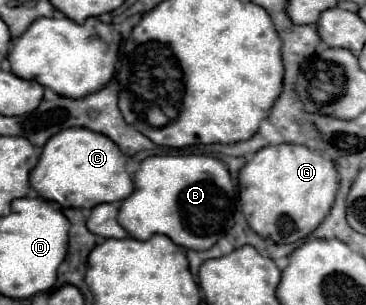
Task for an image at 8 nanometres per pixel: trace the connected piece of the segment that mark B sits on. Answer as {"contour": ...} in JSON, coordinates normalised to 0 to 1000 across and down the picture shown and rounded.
{"contour":[[[418,508],[385,528],[374,567],[363,574],[369,626],[336,659],[325,685],[325,738],[380,790],[407,784],[423,764],[456,770],[478,803],[505,816],[571,816],[620,757],[626,725],[642,698],[642,607],[631,593],[626,554],[609,528],[571,508]]]}

